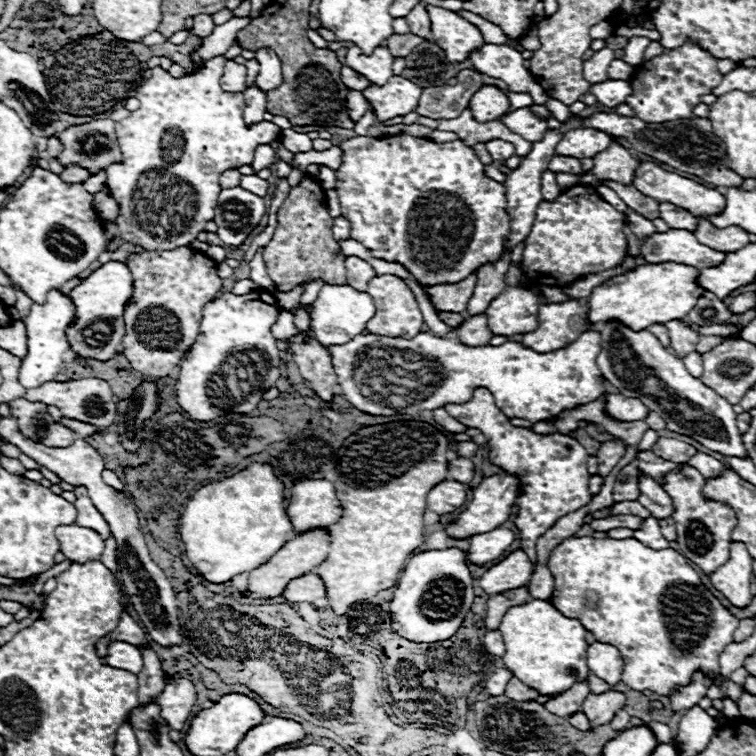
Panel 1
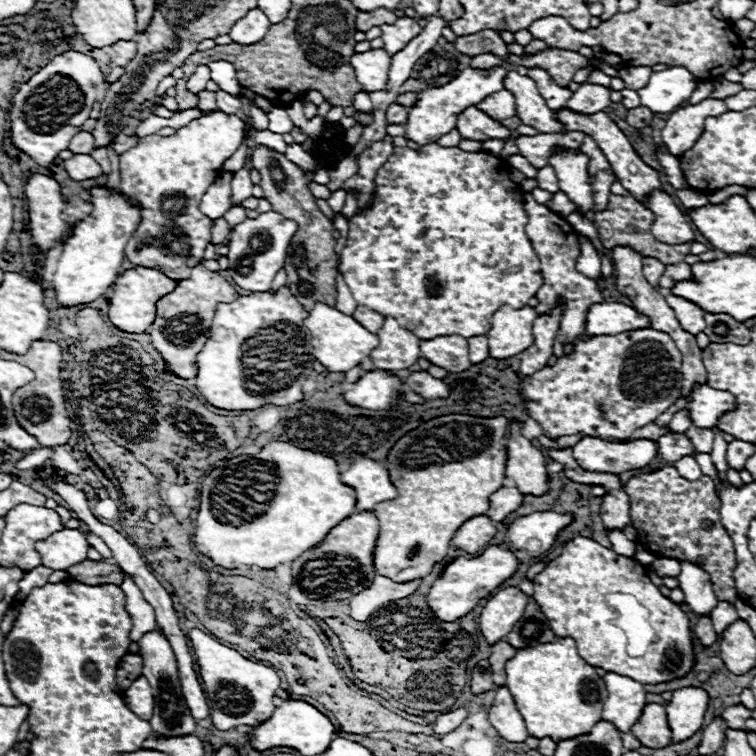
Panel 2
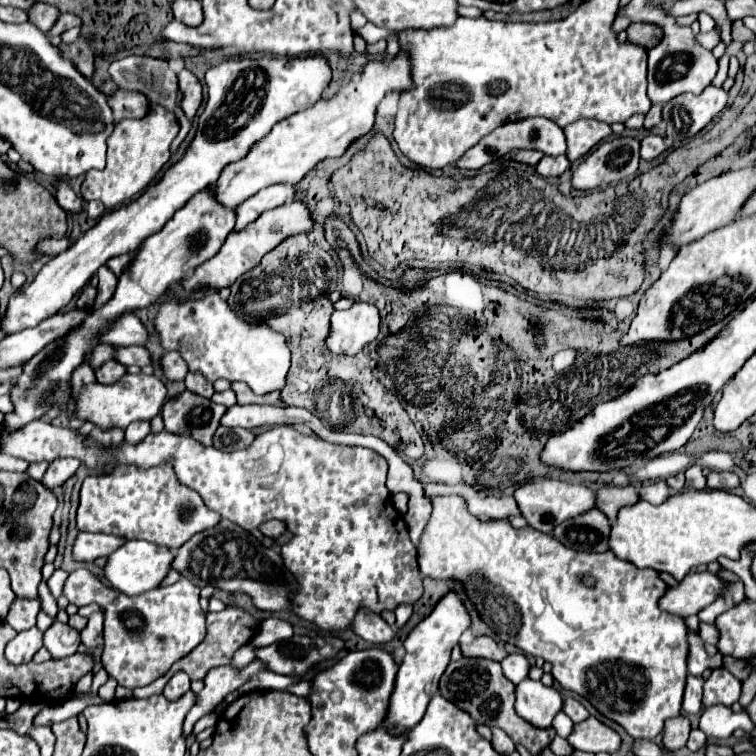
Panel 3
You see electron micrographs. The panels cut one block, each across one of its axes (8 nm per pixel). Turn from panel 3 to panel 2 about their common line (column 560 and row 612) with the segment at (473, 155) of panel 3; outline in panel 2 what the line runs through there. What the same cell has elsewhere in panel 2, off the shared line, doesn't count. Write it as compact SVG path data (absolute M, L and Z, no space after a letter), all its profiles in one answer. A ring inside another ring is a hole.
M124 574L124 582L120 584L120 588L124 588L126 608L128 608L128 614L132 616L132 622L134 622L134 628L130 632L130 640L138 642L138 638L144 632L150 632L156 626L156 616L154 616L152 606L144 600L142 592L138 590L138 586L132 582L132 578L128 574Z

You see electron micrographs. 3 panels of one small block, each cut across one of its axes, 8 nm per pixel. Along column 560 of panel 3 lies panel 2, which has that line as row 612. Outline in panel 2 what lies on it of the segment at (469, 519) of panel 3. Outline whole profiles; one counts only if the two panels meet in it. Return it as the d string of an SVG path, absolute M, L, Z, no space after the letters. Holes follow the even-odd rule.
M578 536L578 538L574 538L574 540L570 540L570 542L568 542L568 544L566 544L566 548L564 548L564 550L562 550L562 552L560 552L560 554L558 554L558 556L556 556L556 558L554 558L554 560L552 560L552 562L548 562L548 566L546 566L546 568L544 568L544 570L542 570L542 572L540 572L540 574L538 574L538 576L536 576L536 578L534 578L534 600L536 600L536 602L538 602L538 604L540 604L540 608L542 608L542 612L544 612L544 616L548 616L548 622L550 622L550 628L552 628L552 632L556 632L556 636L572 636L572 638L574 638L574 640L576 640L576 644L578 644L578 652L580 652L580 656L584 656L584 660L588 660L588 664L592 664L592 666L596 666L596 668L604 668L604 670L606 670L606 672L620 672L620 674L622 674L622 676L632 676L632 680L640 680L640 682L642 682L642 684L660 684L660 682L670 682L670 680L676 680L676 678L684 678L684 676L686 676L686 674L688 674L688 672L690 672L690 670L692 670L692 668L694 668L694 644L692 644L692 632L690 632L690 620L688 620L688 614L686 614L686 612L684 612L684 610L682 610L682 606L680 606L680 604L674 604L674 602L672 602L672 600L670 600L670 598L666 598L666 596L664 596L664 594L662 594L662 592L660 592L660 590L658 590L658 586L654 586L654 584L652 584L652 582L650 582L650 578L648 578L648 574L646 574L646 568L644 568L644 566L642 566L642 564L640 564L640 562L638 562L638 560L634 560L634 558L626 558L626 556L620 556L620 554L616 554L616 552L614 552L614 550L612 550L612 548L606 548L606 546L602 546L602 544L598 544L598 542L594 542L594 540L590 540L590 538L582 538L582 536ZM618 594L620 594L620 596L626 596L626 598L628 598L628 602L620 602L620 600L612 600L612 598L610 598L610 596L618 596ZM634 600L636 600L636 602L638 602L638 604L640 604L640 606L642 606L642 608L646 608L646 610L648 610L648 612L634 612Z

